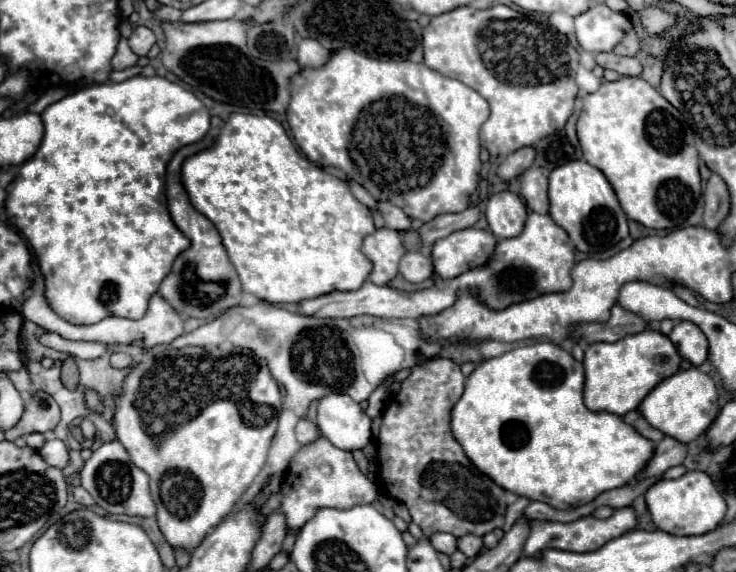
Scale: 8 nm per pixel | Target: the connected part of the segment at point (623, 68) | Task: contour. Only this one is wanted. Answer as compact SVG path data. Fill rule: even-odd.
M605 52L605 54L595 54L595 60L599 66L615 70L623 76L639 76L641 74L641 64L637 58L629 58L629 56L617 56L613 52Z

